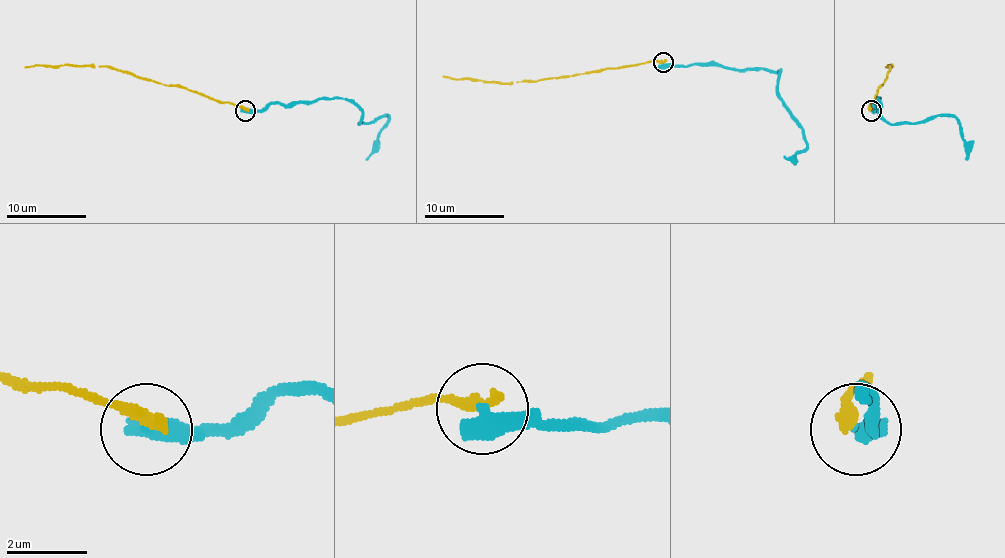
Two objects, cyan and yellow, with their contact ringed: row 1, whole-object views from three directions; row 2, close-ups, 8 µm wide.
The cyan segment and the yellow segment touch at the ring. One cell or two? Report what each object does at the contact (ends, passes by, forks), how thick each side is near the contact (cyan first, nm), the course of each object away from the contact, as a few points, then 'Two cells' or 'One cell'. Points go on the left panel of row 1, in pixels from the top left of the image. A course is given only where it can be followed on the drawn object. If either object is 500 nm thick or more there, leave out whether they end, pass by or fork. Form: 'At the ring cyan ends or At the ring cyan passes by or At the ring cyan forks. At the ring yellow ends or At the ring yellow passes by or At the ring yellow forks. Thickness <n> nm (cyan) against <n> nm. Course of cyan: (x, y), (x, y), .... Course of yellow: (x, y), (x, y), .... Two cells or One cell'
Thickness 550 nm (cyan) against 340 nm. Course of cyan: (244, 111), (266, 109), (272, 103), (352, 101), (362, 113), (360, 123), (388, 117), (366, 159). Course of yellow: (244, 109), (218, 103), (182, 87), (162, 85), (108, 67), (24, 67). Two cells

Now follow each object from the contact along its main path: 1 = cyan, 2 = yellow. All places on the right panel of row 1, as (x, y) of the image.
1: (872, 111), (878, 99), (880, 113), (890, 123), (928, 121), (938, 115), (954, 117), (964, 139), (964, 159)
2: (872, 109), (892, 65), (884, 67)

